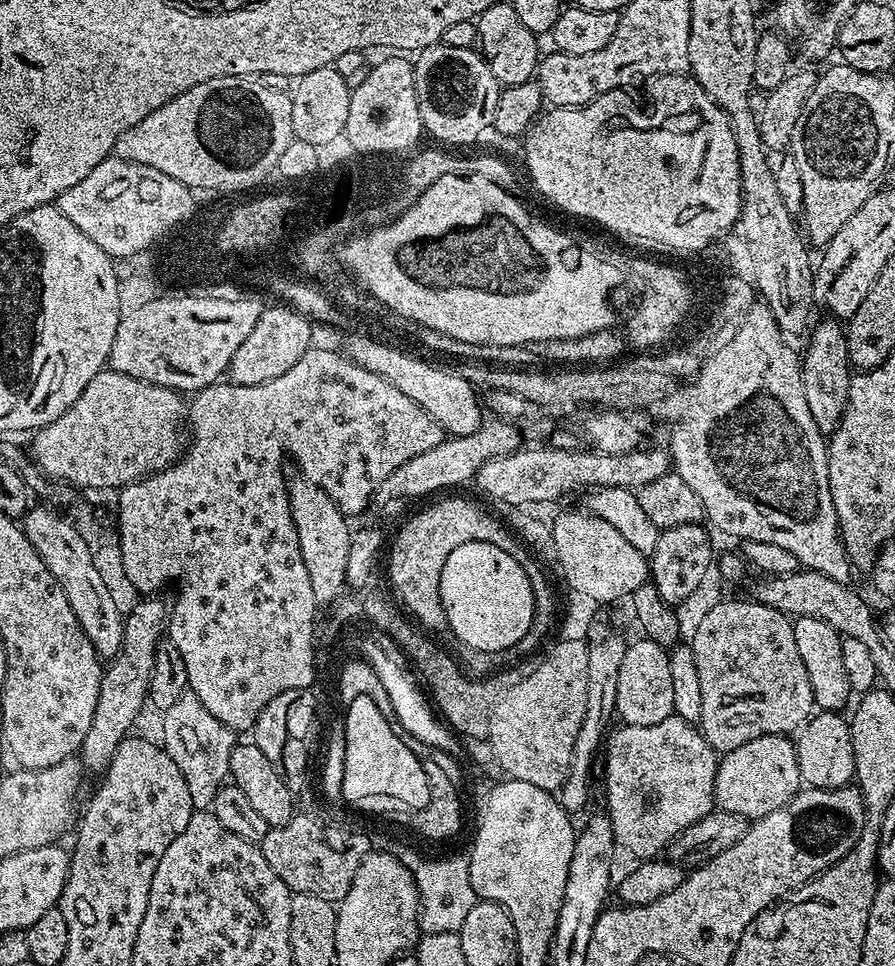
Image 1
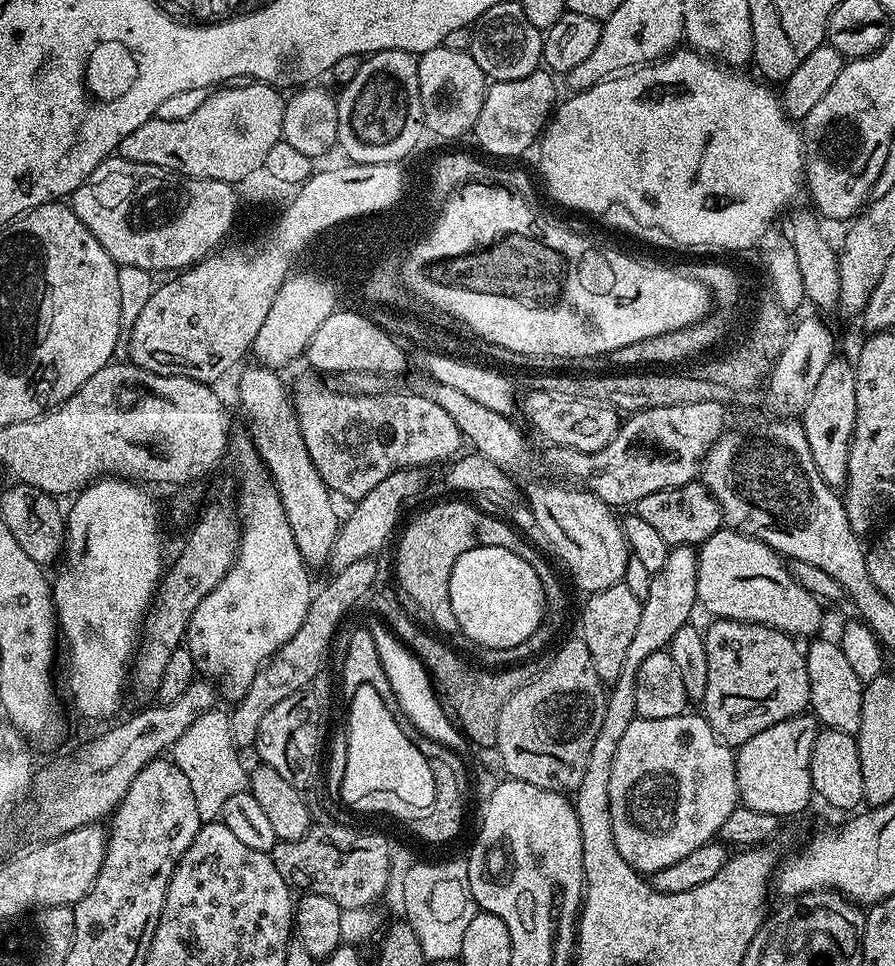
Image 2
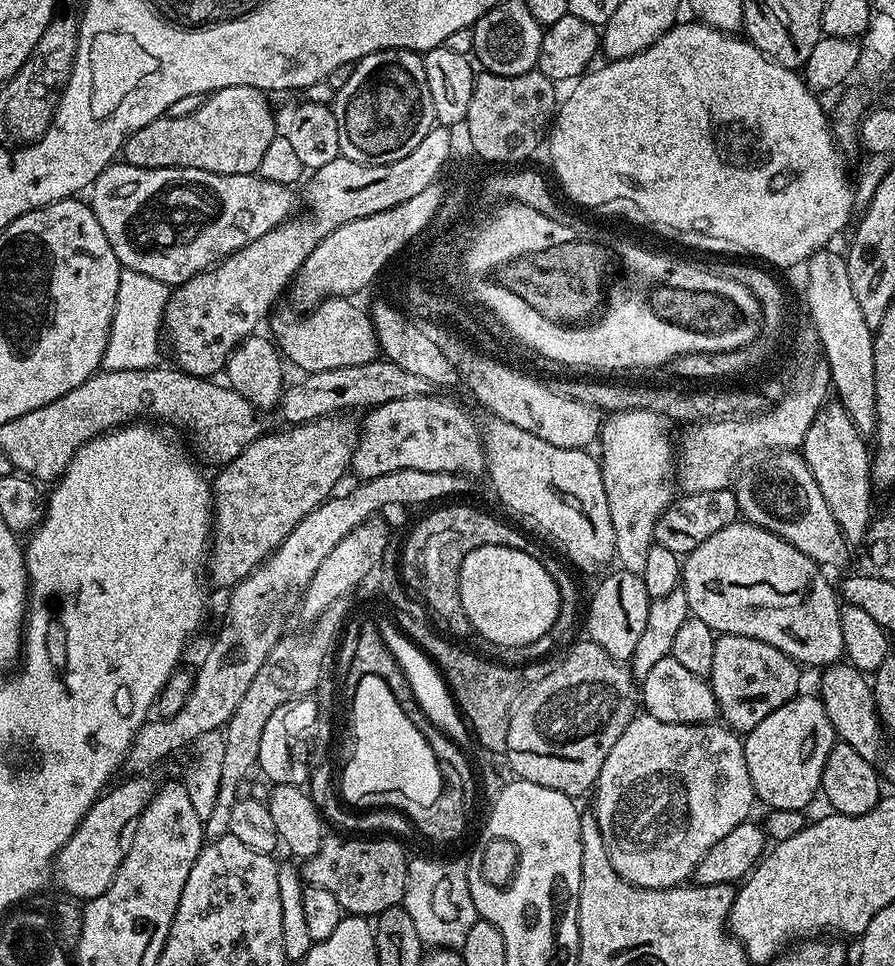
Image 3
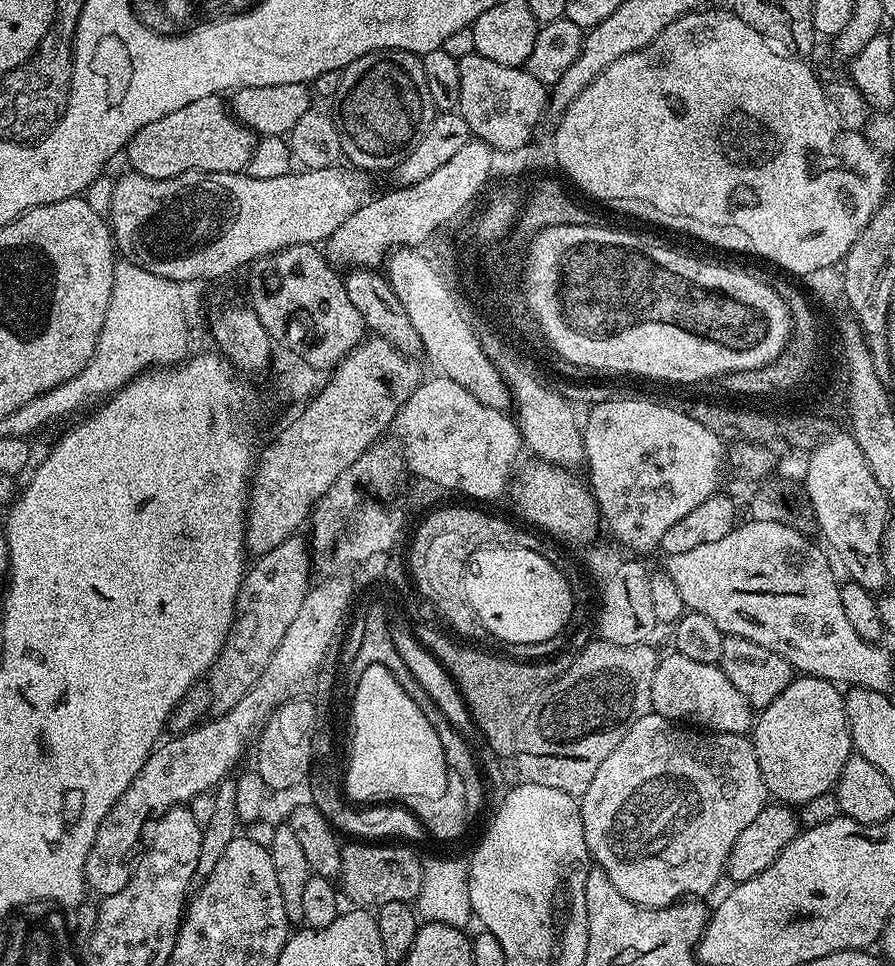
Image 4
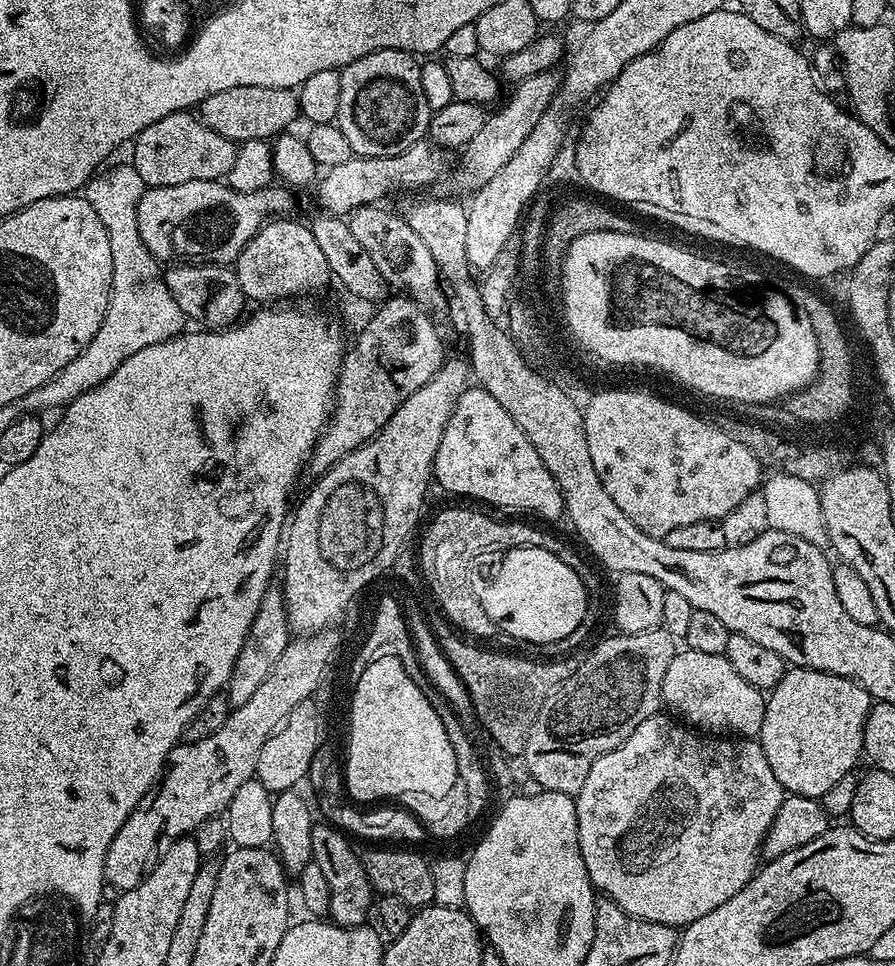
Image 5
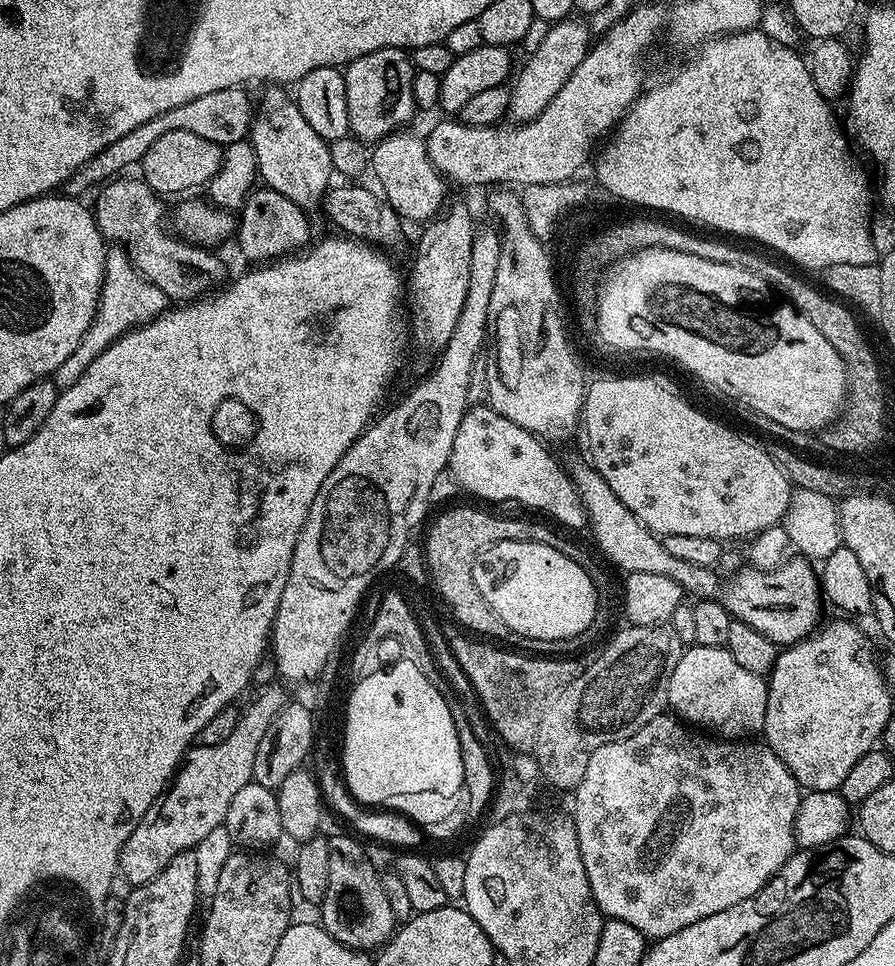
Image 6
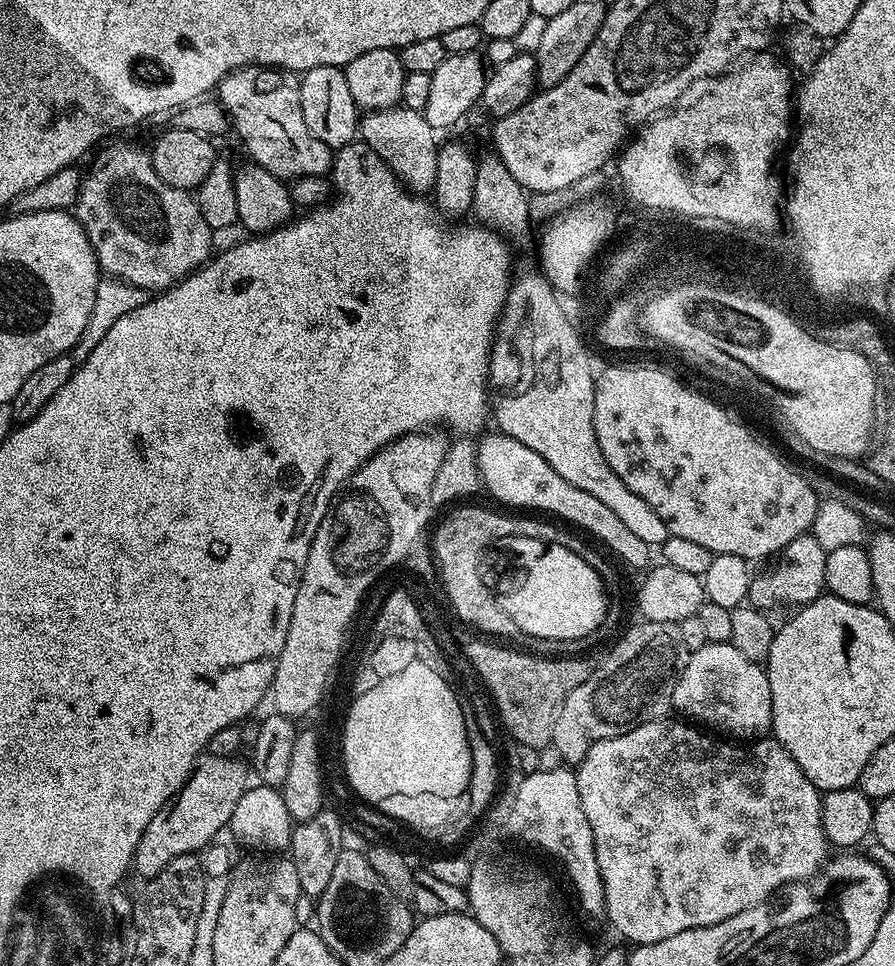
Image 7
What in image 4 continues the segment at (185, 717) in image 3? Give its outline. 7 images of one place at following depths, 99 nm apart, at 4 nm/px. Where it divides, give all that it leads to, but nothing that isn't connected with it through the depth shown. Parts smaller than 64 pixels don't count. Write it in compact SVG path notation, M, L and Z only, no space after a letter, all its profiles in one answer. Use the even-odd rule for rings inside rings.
M297 534L286 538L282 546L274 546L274 550L255 557L245 571L236 599L236 617L232 629L206 677L212 695L212 712L216 716L234 710L250 686L258 682L262 670L266 670L274 650L278 650L282 637L302 607L310 587L308 575L314 572L309 541L302 537Z

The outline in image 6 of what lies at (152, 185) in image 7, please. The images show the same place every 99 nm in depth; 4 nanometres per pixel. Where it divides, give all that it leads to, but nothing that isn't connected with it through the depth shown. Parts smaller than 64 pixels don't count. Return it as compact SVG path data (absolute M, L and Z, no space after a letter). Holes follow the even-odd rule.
M113 178L107 181L95 193L95 196L97 195L96 204L94 203L96 225L105 241L123 248L125 254L132 261L133 267L159 290L162 290L162 294L167 296L169 301L191 302L201 294L208 294L219 289L225 283L226 277L224 277L223 262L215 256L217 253L207 248L199 248L197 244L192 244L189 240L181 240L179 236L173 234L166 223L166 212L164 216L165 201L149 184L144 183L143 179L120 179L124 178Z

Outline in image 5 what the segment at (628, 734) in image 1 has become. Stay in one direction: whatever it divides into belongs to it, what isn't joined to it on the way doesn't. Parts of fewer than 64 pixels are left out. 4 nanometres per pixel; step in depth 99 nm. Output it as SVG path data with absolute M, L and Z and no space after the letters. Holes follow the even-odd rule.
M664 715L646 718L646 722L642 722L642 726L638 726L638 730L634 730L634 734L630 734L630 738L622 742L622 746L610 750L610 754L602 754L602 758L598 758L594 766L590 766L590 774L586 774L586 782L574 799L578 818L578 846L582 850L582 862L586 862L586 870L597 893L613 900L634 918L655 924L668 924L679 929L702 918L702 914L710 914L710 910L718 910L722 902L730 902L730 898L734 898L738 890L752 881L758 871L756 859L761 859L764 836L770 830L774 814L778 814L778 806L782 806L786 793L778 778L774 778L774 770L770 770L770 762L766 762L766 754L759 739L721 738L716 734L701 734L677 722L671 715Z

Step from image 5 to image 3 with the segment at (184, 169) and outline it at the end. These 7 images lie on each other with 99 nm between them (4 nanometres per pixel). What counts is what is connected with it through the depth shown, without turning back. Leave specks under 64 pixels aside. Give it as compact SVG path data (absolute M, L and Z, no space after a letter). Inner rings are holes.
M219 88L201 99L193 112L185 116L165 114L130 134L122 149L123 159L139 168L197 168L223 176L251 176L259 169L266 146L278 135L278 116L276 120L268 100L259 88Z

